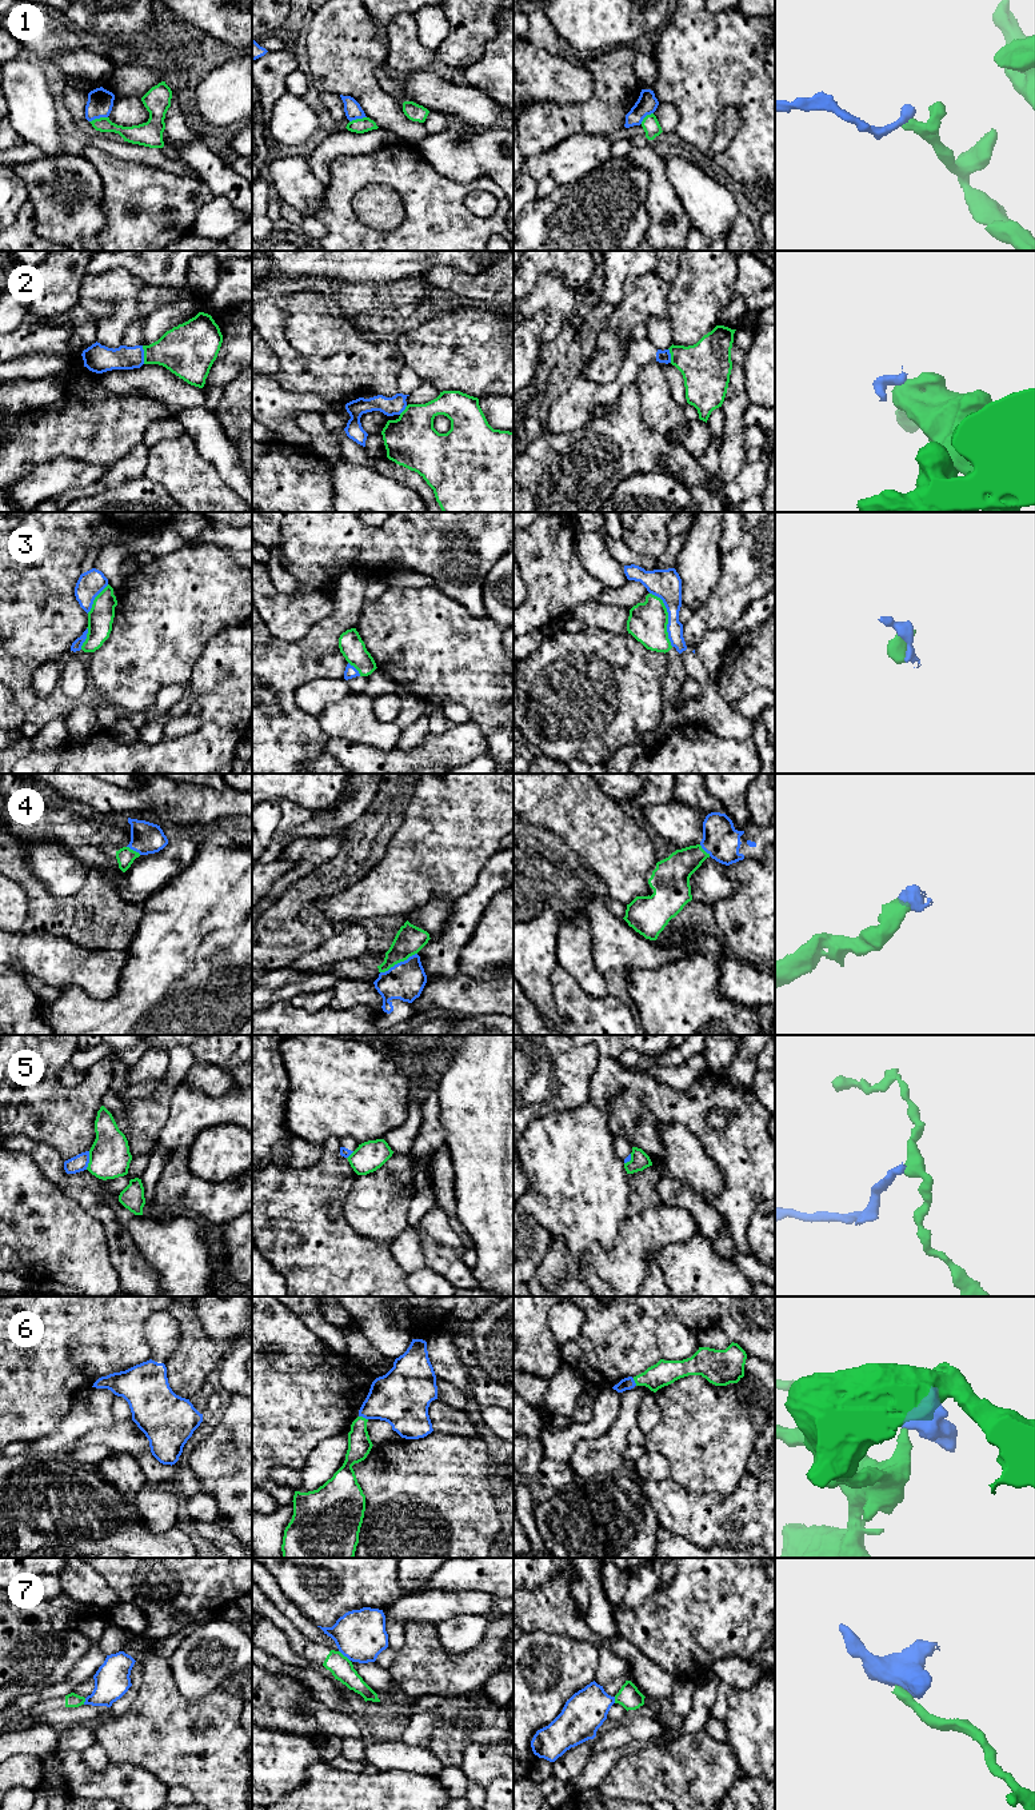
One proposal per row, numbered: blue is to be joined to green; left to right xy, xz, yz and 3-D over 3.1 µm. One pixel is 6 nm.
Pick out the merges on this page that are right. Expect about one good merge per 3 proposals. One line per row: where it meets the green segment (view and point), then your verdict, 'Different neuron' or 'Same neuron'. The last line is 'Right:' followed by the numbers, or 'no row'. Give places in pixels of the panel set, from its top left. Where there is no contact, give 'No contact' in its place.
1: Touches green at xy (98, 119). Different neuron
2: Touches green at xy (144, 355). Different neuron
3: Touches green at yz (667, 618). Different neuron
4: Touches green at xz (398, 962). Same neuron
5: Touches green at xy (90, 1161). Different neuron
6: Touches green at xz (362, 1417). Same neuron
7: Touches green at xz (343, 1655). Different neuron
Right: 4, 6

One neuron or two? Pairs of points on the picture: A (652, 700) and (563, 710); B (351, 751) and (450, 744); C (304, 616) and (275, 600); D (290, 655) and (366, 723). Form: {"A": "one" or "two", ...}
{"A": "one", "B": "one", "C": "one", "D": "two"}

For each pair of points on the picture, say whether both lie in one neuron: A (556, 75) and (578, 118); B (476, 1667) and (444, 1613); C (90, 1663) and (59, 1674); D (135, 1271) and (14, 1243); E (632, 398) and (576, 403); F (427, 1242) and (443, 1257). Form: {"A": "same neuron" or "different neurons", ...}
{"A": "different neurons", "B": "different neurons", "C": "different neurons", "D": "different neurons", "E": "different neurons", "F": "same neuron"}

